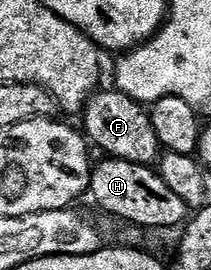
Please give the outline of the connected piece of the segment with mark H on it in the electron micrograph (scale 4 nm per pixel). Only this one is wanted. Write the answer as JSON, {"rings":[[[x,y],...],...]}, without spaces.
{"rings":[[[111,157],[101,158],[101,163],[98,162],[91,168],[91,186],[90,186],[90,196],[105,211],[108,215],[113,215],[116,219],[125,219],[128,223],[133,223],[136,227],[177,227],[177,229],[183,228],[187,224],[190,218],[190,208],[186,205],[186,201],[182,201],[182,197],[177,197],[168,186],[166,186],[166,181],[162,181],[162,177],[157,173],[151,166],[143,167],[137,163],[131,163],[130,161],[122,161],[121,159],[114,159]]]}

